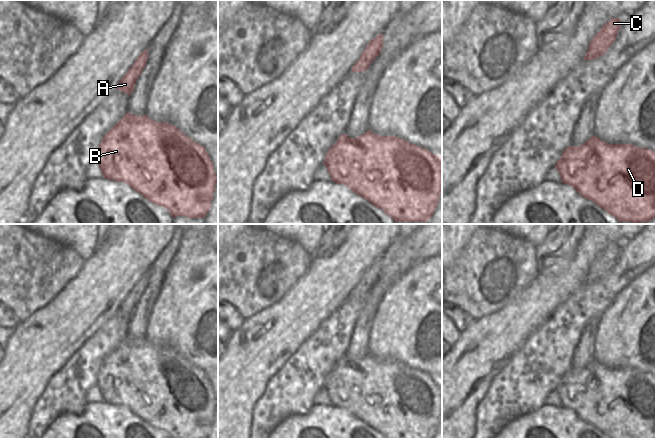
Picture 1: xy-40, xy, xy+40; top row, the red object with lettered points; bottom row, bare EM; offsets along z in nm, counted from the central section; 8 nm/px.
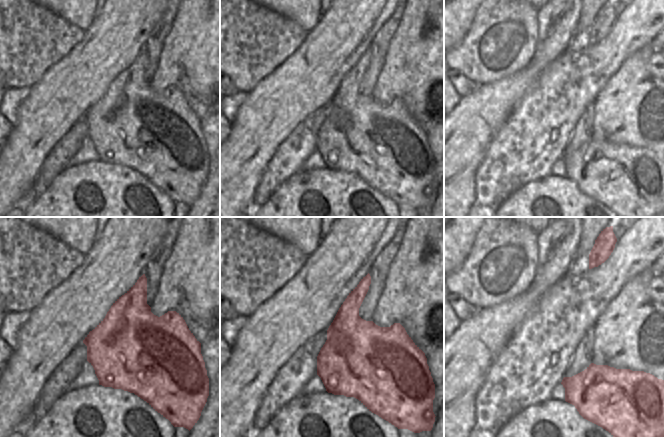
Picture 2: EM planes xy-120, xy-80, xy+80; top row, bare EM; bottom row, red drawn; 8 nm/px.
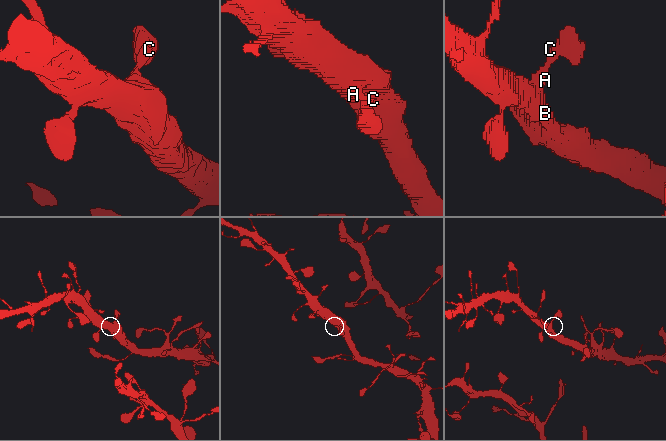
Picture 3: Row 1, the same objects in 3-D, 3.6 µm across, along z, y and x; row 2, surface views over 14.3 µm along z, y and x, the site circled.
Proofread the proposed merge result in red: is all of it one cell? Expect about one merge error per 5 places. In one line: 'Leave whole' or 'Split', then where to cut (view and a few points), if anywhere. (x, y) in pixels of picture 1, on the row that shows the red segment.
Leave whole. No split

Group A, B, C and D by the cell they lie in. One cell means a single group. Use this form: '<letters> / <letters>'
A B C D

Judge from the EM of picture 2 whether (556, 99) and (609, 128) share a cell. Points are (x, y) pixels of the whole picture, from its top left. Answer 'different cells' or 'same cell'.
different cells

